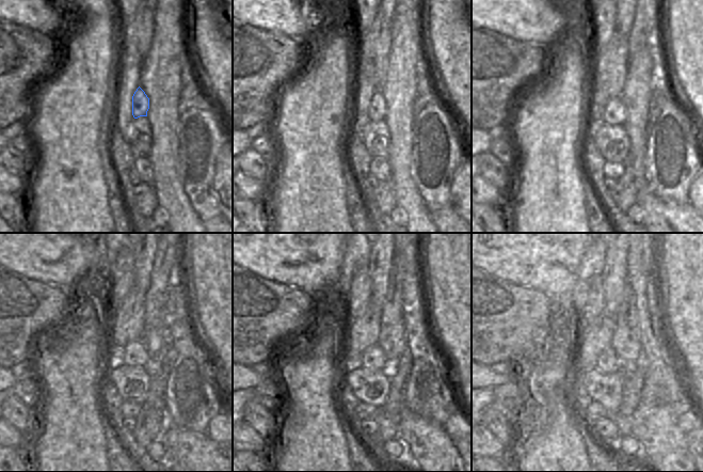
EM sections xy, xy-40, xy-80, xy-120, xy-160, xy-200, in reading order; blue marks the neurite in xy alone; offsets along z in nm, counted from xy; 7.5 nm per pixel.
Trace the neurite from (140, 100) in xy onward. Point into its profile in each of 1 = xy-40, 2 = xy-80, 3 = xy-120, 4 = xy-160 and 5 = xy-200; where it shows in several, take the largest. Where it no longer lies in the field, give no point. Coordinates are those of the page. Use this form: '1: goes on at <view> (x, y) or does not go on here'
1: goes on at xy-40 (378, 106)
2: goes on at xy-80 (614, 111)
3: goes on at xy-120 (136, 354)
4: goes on at xy-160 (372, 359)
5: goes on at xy-200 (607, 362)

